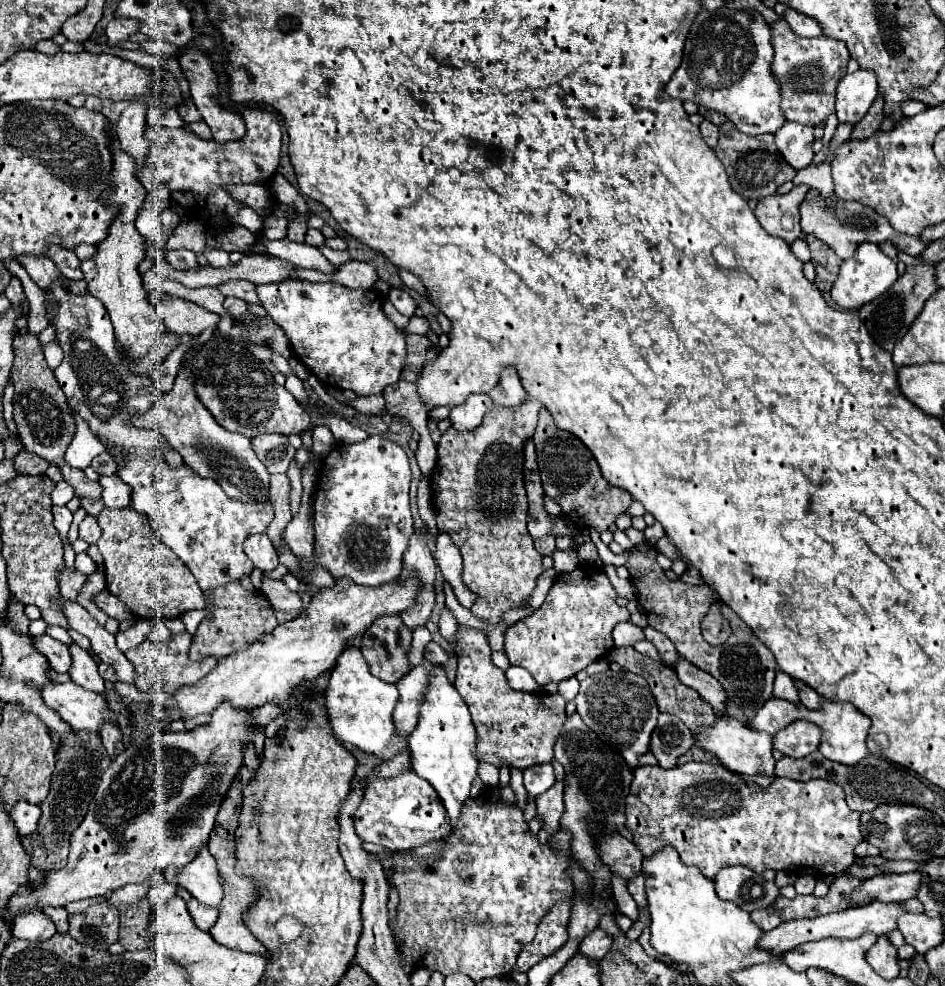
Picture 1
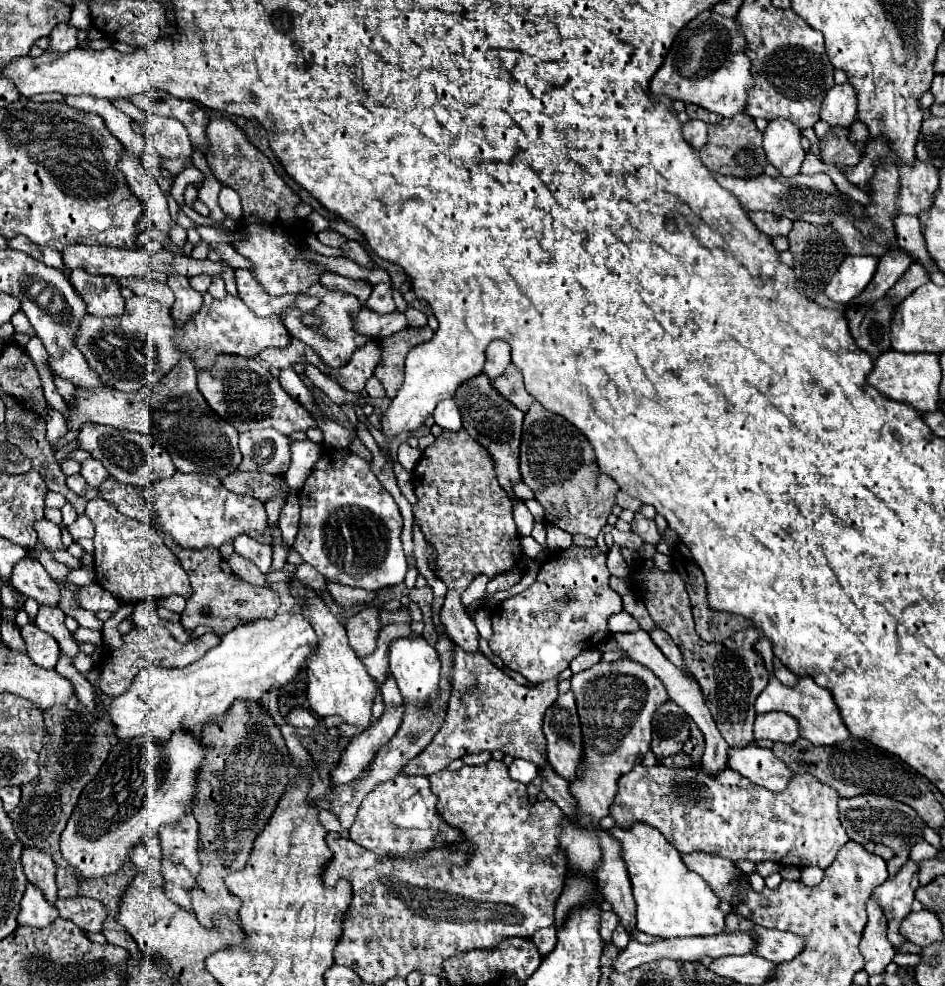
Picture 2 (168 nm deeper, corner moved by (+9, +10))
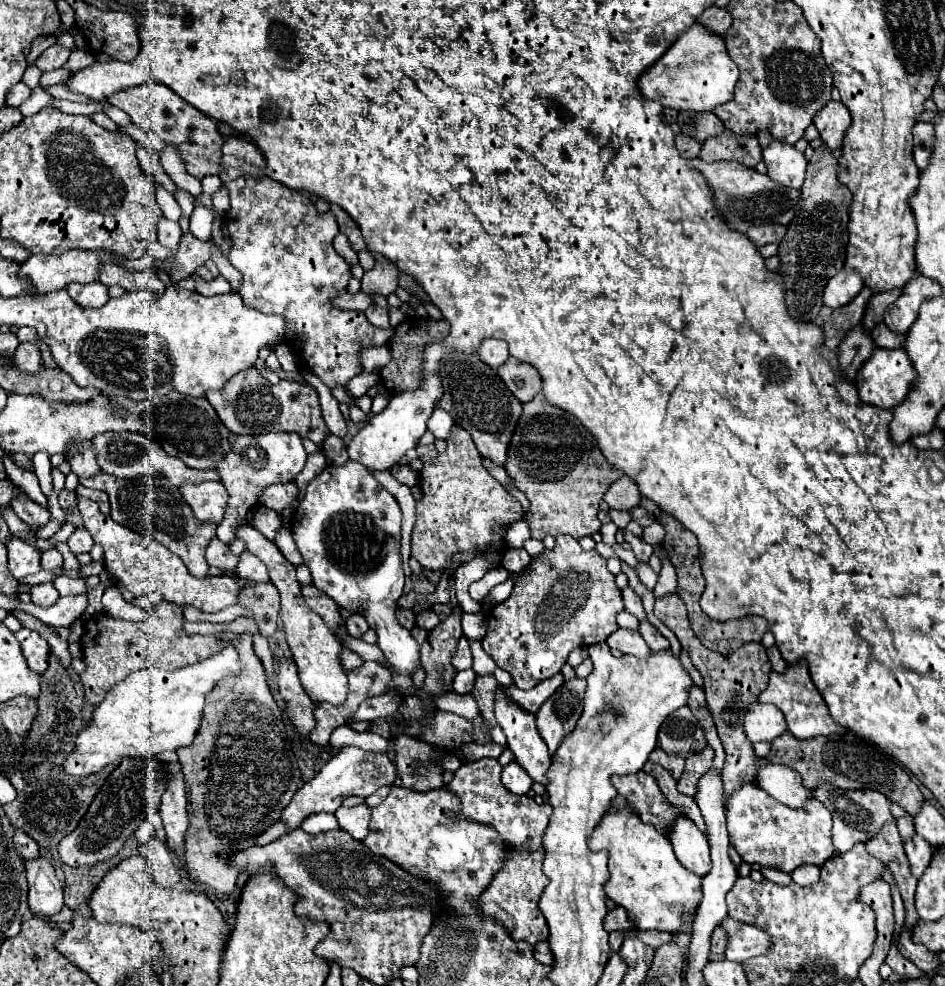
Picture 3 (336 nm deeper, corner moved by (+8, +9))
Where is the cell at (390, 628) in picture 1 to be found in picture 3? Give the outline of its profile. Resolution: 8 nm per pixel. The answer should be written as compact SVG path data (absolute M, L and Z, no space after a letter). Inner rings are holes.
M349 615L347 621L345 621L345 627L347 627L349 635L355 637L355 639L361 639L361 635L369 629L367 627L367 621L361 615Z

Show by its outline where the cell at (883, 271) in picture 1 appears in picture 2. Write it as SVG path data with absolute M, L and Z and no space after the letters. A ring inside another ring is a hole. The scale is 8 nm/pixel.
M848 254L832 280L826 286L826 296L834 302L848 304L856 296L862 294L862 290L872 280L878 266L876 256L852 256Z

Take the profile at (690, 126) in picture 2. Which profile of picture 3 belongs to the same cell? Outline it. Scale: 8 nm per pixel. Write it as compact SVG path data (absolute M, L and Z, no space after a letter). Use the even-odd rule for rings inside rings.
M677 135L675 137L675 147L685 159L695 159L699 155L699 151L701 151L701 145L695 143L695 139L691 139L687 135Z

